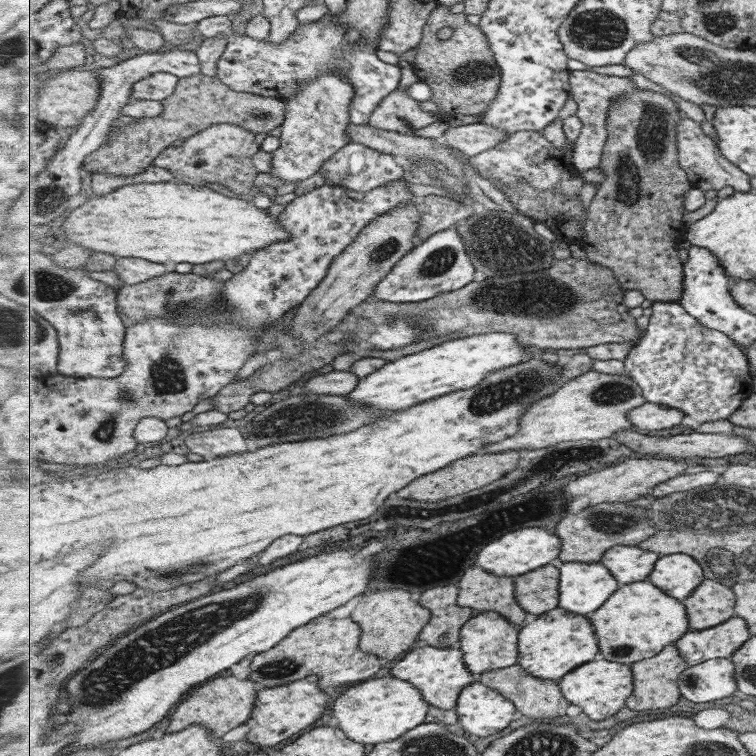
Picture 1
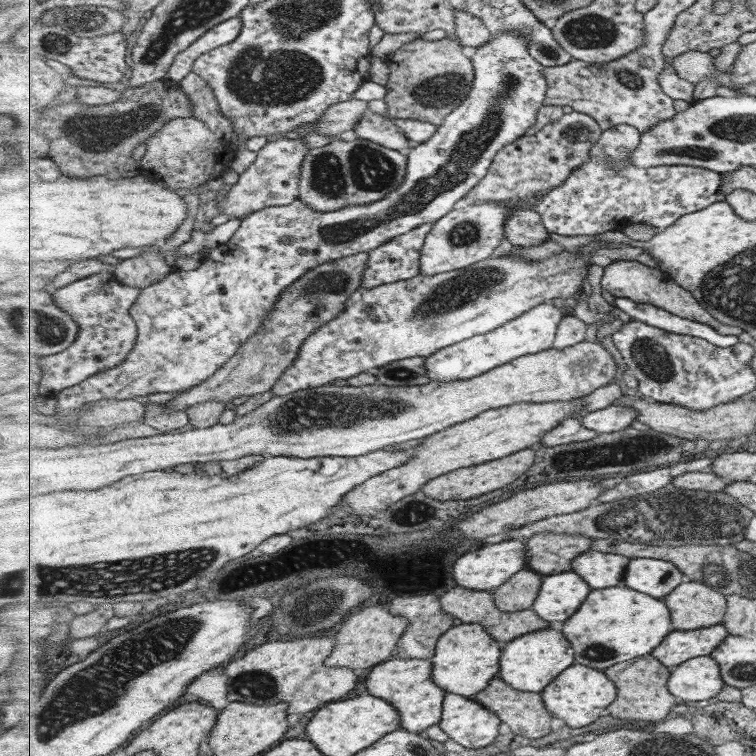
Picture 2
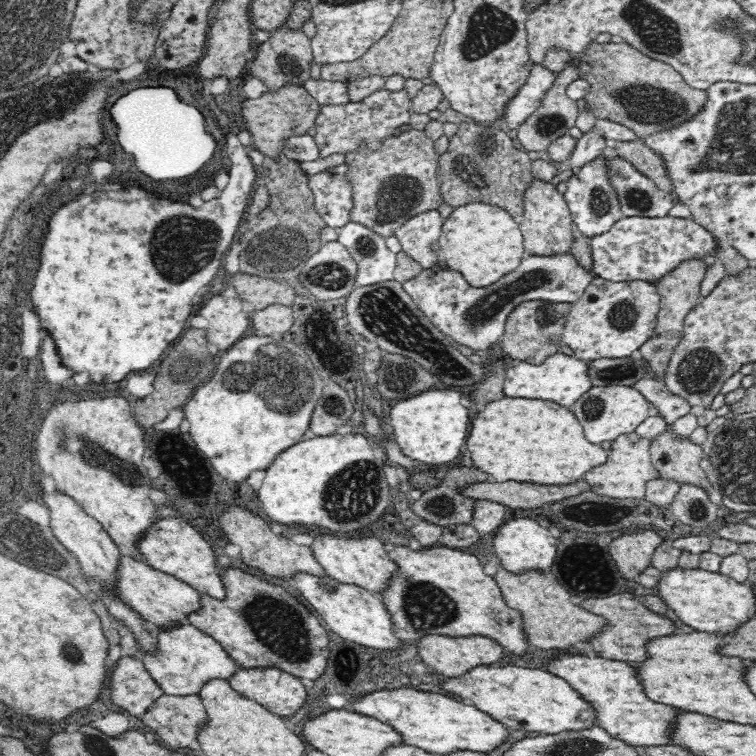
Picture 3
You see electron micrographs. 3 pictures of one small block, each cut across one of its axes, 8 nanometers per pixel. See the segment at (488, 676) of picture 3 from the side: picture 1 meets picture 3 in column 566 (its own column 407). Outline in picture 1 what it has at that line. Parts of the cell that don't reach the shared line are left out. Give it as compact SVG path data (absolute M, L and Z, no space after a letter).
M402 677L375 678L355 684L334 702L332 720L346 735L361 744L390 743L426 722L431 705L423 693Z

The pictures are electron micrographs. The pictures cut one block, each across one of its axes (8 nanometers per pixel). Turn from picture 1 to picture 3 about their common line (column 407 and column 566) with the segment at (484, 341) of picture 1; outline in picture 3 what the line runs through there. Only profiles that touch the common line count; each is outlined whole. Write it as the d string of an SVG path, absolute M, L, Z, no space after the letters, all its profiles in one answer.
M558 353L550 356L544 364L534 365L520 362L518 366L510 367L505 371L502 394L508 398L532 400L550 400L560 406L571 407L584 392L592 388L588 378L586 362L576 360L574 356Z

